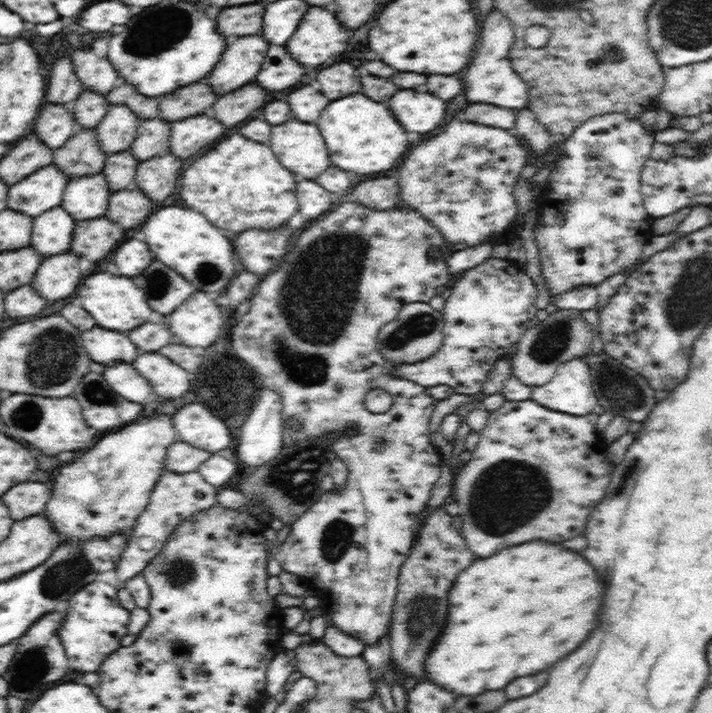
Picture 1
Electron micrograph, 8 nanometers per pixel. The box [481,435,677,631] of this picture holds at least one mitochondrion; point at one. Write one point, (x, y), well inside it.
(626, 473)

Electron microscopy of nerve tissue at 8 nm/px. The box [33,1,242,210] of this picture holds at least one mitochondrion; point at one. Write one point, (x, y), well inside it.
(164, 33)

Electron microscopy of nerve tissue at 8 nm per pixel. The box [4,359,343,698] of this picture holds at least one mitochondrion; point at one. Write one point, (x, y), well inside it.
(290, 478)

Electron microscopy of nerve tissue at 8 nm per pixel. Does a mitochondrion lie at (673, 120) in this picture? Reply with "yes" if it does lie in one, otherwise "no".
no

